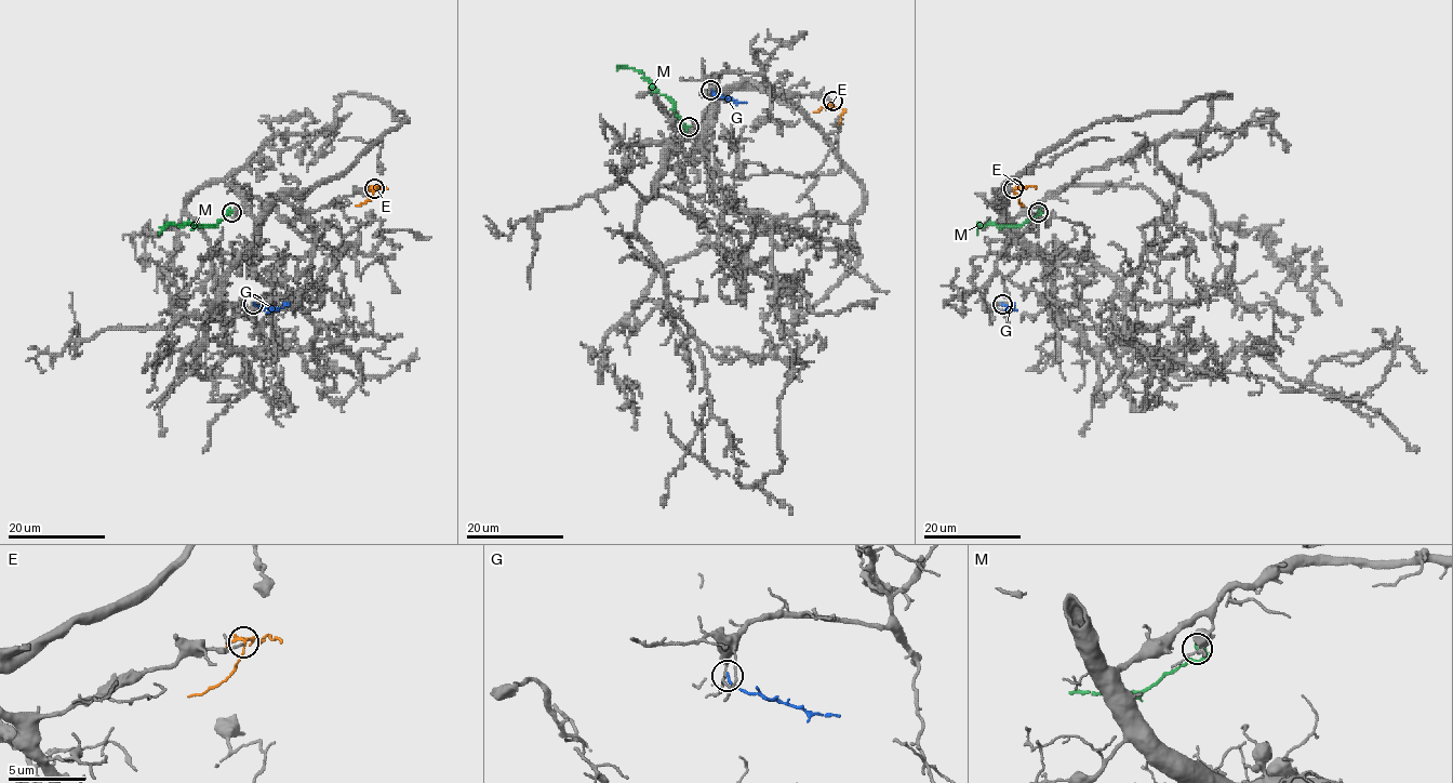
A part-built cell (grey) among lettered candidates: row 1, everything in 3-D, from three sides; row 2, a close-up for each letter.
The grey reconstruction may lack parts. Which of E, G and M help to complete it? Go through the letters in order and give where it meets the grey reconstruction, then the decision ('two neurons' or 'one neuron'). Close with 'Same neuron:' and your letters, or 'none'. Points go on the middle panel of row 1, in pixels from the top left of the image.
E: contact (832, 101); one neuron
G: contact (710, 90); two neurons
M: contact (689, 127); two neurons
Same neuron: E

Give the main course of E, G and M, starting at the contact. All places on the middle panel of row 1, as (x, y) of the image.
E: (832, 102), (842, 111), (837, 124)
G: (711, 91), (746, 103)
M: (690, 127), (685, 129), (674, 103), (662, 95), (641, 73), (617, 65)

